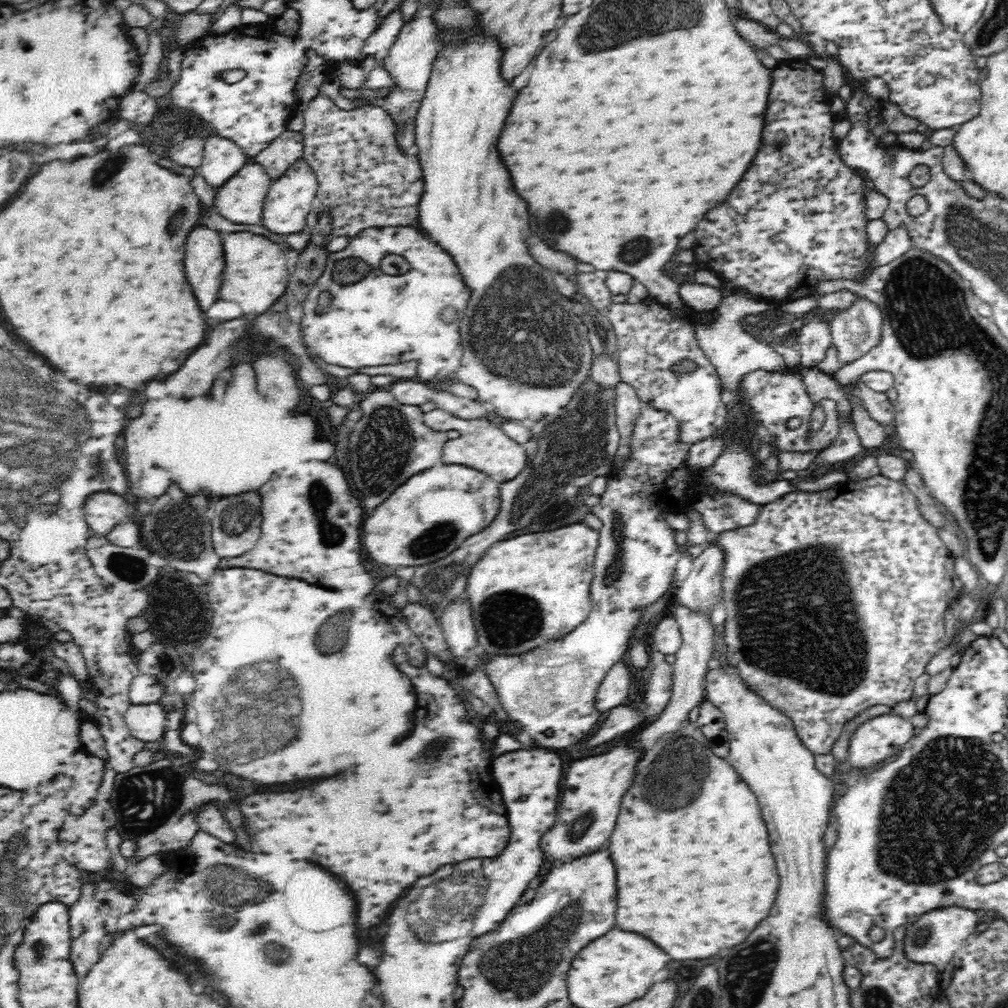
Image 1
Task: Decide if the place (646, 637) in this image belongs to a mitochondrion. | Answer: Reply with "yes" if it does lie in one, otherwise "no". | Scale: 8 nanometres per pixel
no

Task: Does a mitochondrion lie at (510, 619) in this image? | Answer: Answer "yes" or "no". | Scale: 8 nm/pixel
yes

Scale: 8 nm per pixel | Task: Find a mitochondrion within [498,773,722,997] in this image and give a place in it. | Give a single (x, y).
(586, 820)

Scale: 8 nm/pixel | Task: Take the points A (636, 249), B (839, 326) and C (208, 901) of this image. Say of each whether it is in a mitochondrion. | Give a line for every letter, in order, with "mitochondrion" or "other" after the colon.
A: mitochondrion
B: other
C: mitochondrion

